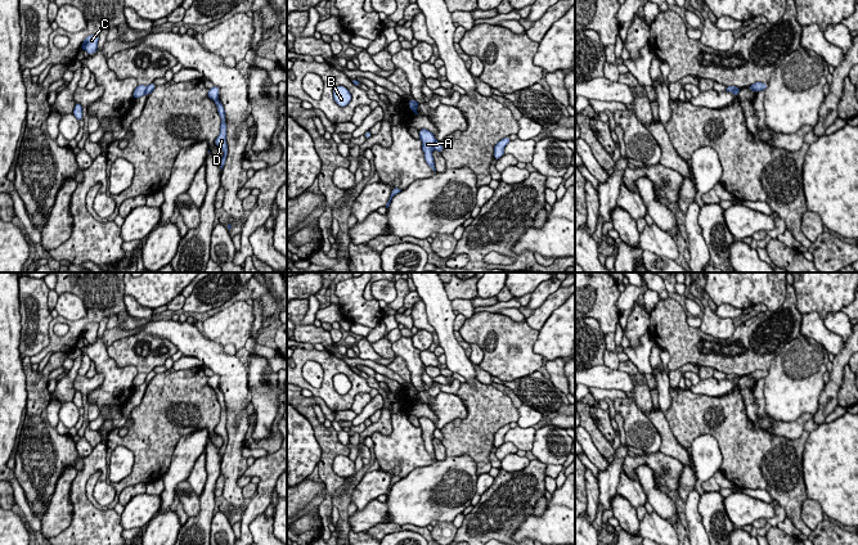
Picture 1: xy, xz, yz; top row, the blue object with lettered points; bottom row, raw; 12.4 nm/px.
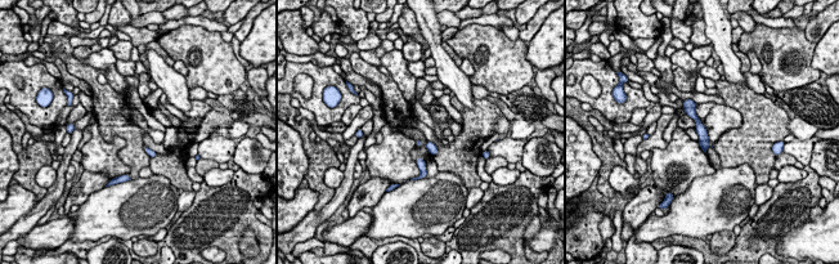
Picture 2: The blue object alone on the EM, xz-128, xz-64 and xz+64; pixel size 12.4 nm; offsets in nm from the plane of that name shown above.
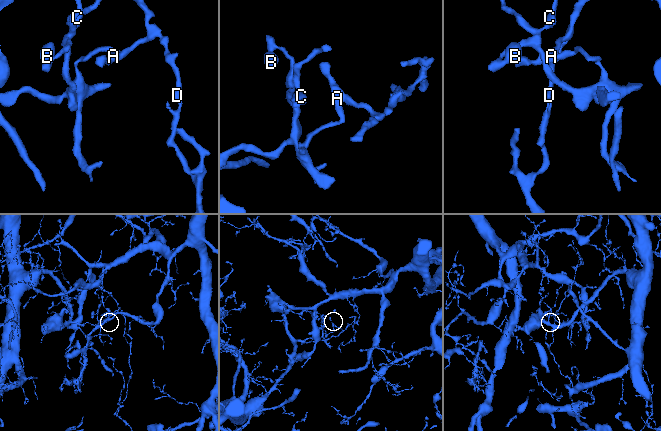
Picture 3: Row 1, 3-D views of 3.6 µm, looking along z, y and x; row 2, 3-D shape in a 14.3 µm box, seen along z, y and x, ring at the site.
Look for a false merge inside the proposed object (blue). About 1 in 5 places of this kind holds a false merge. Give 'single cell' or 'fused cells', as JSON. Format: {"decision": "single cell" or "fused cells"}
{"decision": "fused cells"}

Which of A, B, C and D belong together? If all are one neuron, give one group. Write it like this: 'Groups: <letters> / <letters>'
Groups: A B C / D

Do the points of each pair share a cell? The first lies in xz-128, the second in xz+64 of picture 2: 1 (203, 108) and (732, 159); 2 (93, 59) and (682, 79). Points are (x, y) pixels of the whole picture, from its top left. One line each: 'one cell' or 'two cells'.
1: one cell
2: two cells

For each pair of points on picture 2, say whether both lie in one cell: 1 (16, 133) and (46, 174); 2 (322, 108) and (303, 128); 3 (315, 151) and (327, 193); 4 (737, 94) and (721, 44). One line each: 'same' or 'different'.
1: different
2: different
3: same
4: different

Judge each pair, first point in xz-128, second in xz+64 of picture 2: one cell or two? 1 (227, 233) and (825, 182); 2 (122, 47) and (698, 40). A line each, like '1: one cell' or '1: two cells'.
1: two cells
2: two cells

